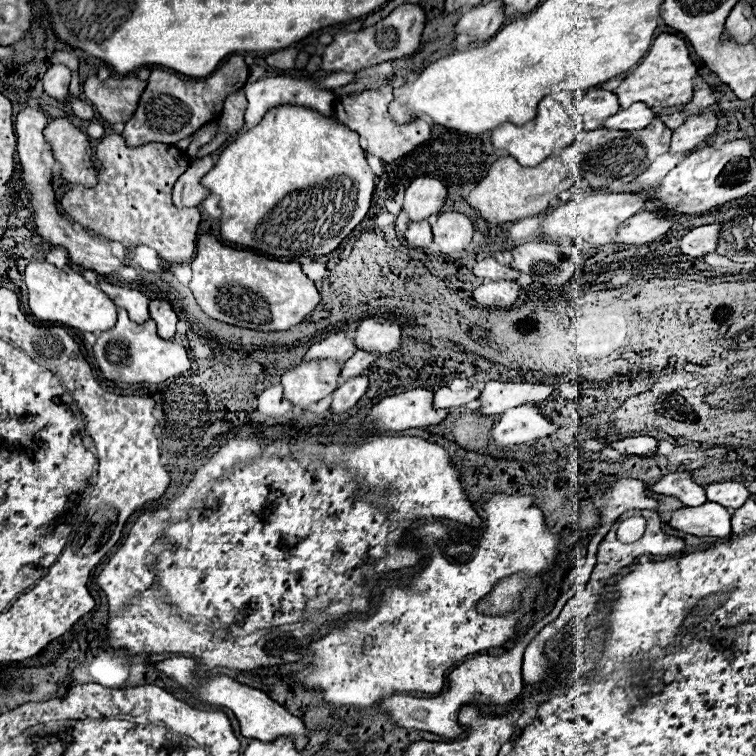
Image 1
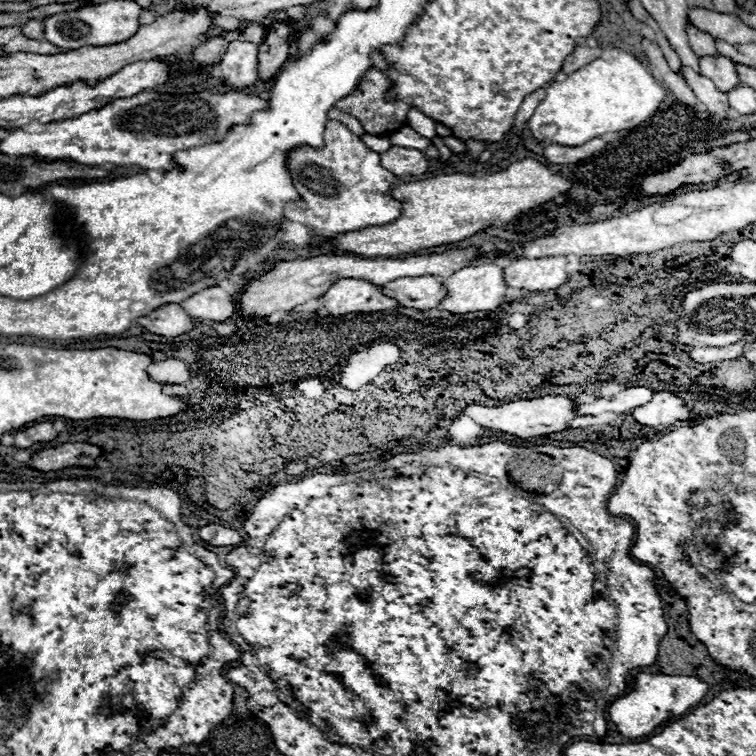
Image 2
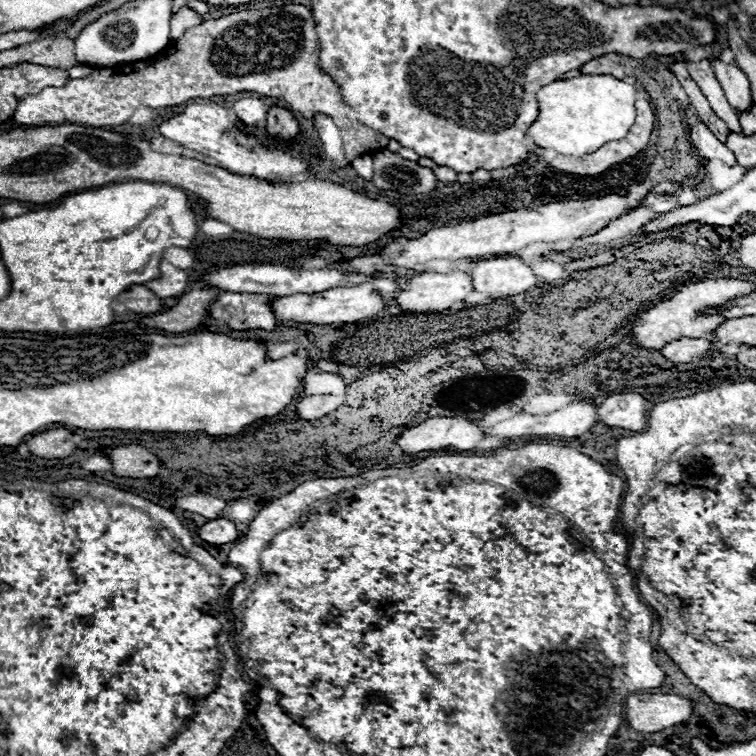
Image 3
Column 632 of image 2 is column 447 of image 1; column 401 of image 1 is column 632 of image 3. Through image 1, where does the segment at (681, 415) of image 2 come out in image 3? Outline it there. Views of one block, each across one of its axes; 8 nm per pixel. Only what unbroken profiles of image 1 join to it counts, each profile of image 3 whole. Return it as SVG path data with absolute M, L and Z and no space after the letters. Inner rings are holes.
M614 394L598 406L598 418L608 428L646 430L646 398L640 394Z

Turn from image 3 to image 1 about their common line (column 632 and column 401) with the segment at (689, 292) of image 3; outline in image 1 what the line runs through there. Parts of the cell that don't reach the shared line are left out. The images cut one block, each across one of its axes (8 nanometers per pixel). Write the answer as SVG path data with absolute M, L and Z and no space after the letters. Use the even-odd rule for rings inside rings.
M374 316L360 322L354 342L360 350L376 350L380 354L390 354L396 348L400 348L402 344L400 336L402 336L400 324L382 316Z

